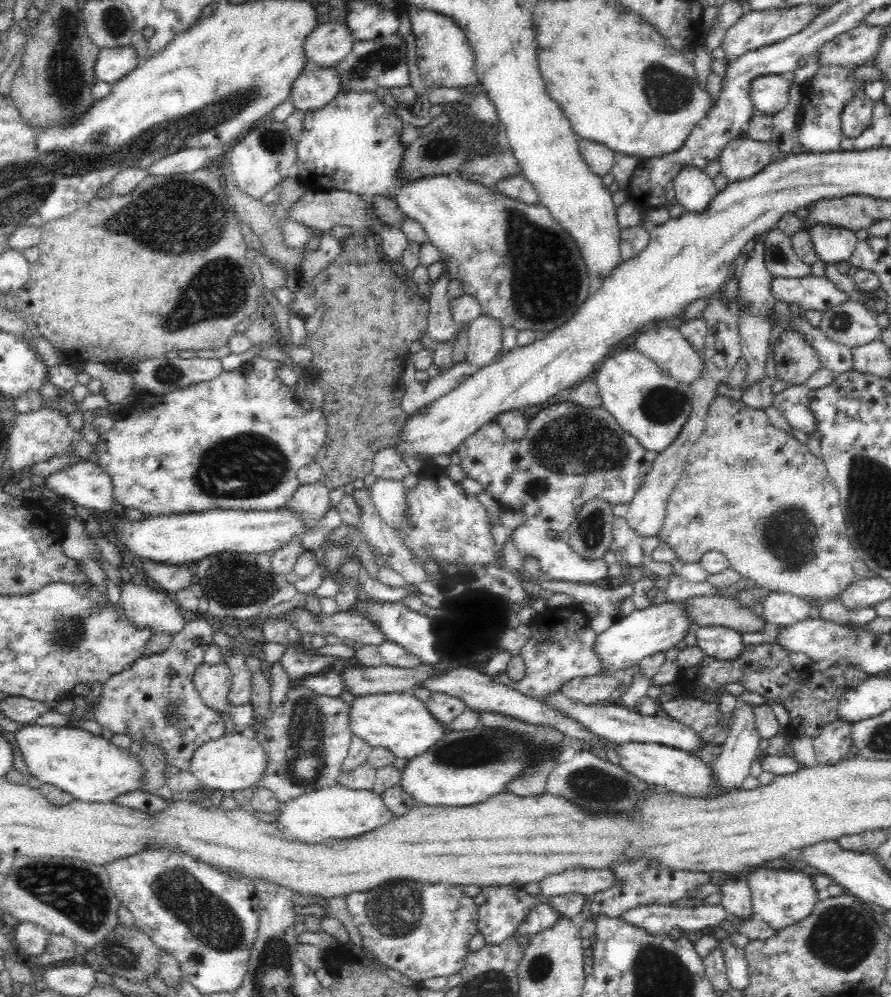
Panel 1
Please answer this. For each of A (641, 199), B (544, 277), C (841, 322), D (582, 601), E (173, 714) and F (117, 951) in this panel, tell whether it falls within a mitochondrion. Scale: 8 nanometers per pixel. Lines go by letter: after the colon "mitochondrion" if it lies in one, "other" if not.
A: other
B: mitochondrion
C: mitochondrion
D: other
E: mitochondrion
F: mitochondrion

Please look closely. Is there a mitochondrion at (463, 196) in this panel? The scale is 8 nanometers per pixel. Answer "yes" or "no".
no

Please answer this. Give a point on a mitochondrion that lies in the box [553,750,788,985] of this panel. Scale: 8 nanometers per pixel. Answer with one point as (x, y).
(594, 787)

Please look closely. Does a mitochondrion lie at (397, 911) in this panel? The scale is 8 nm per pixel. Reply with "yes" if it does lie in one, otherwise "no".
yes

